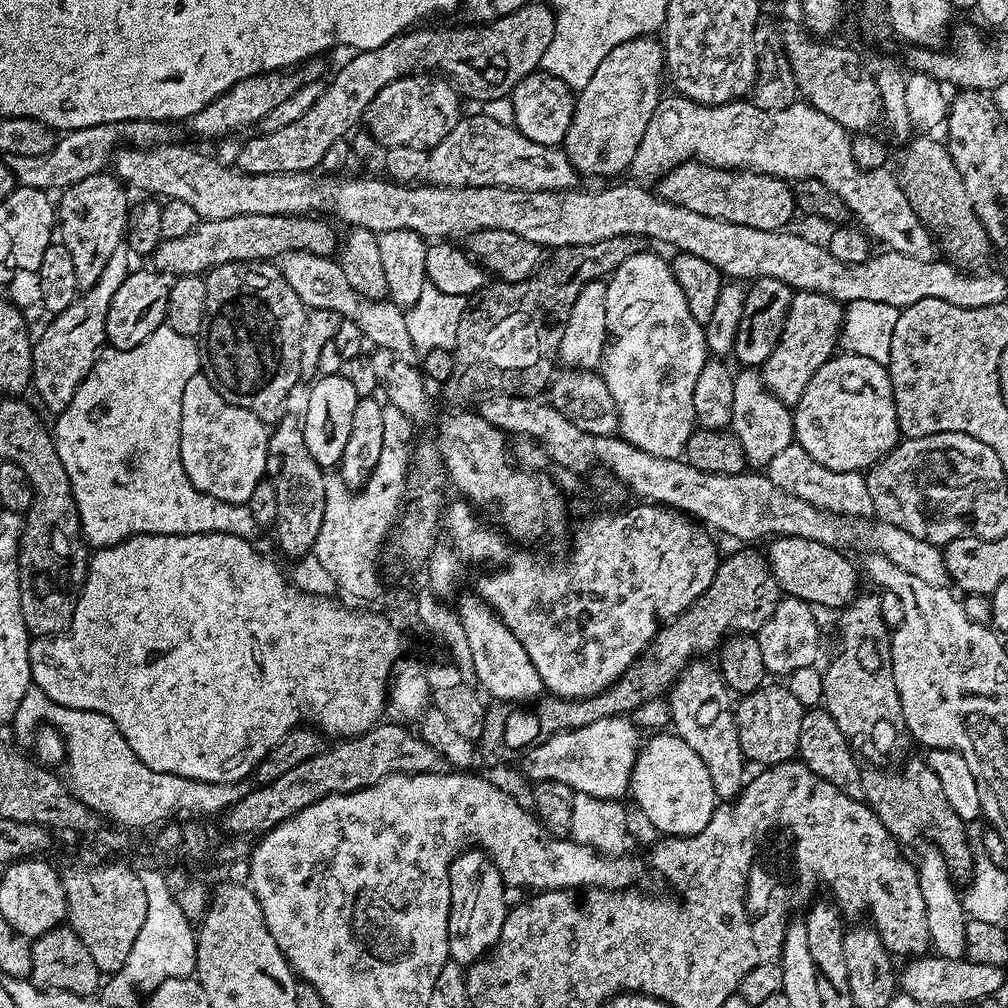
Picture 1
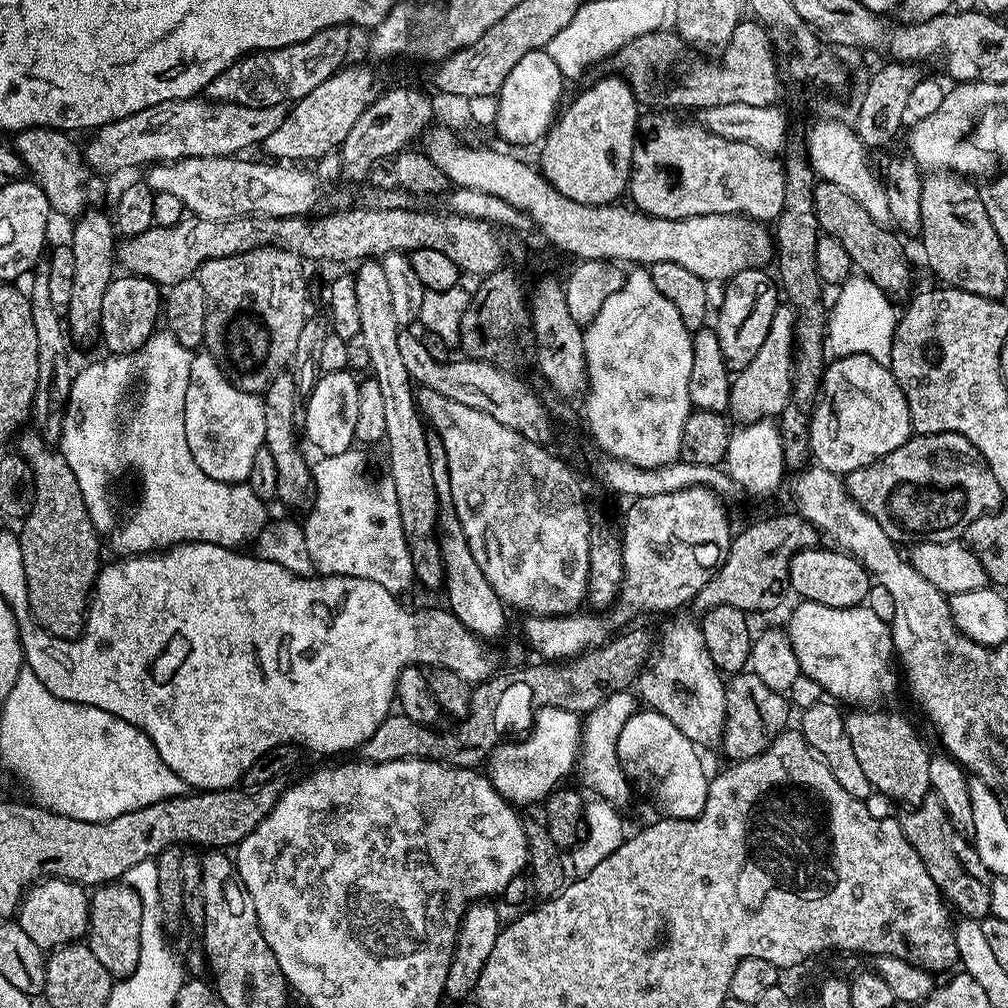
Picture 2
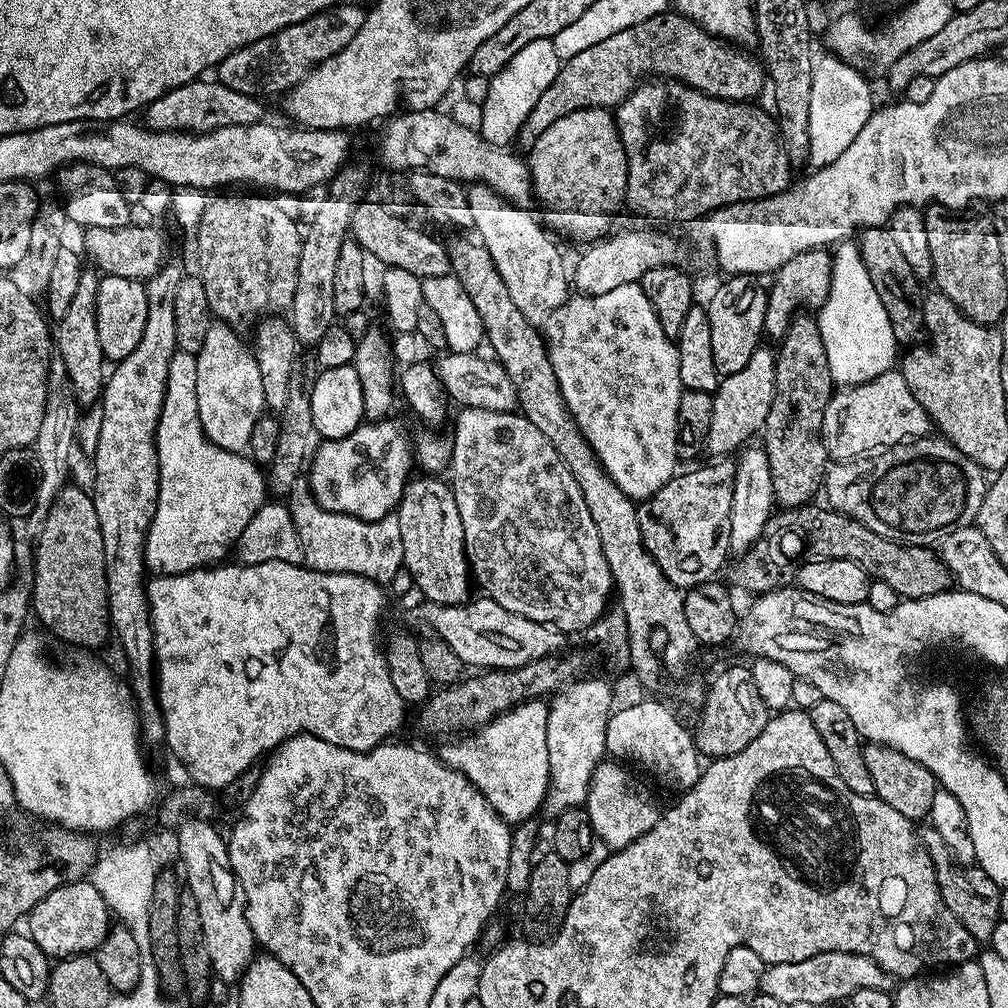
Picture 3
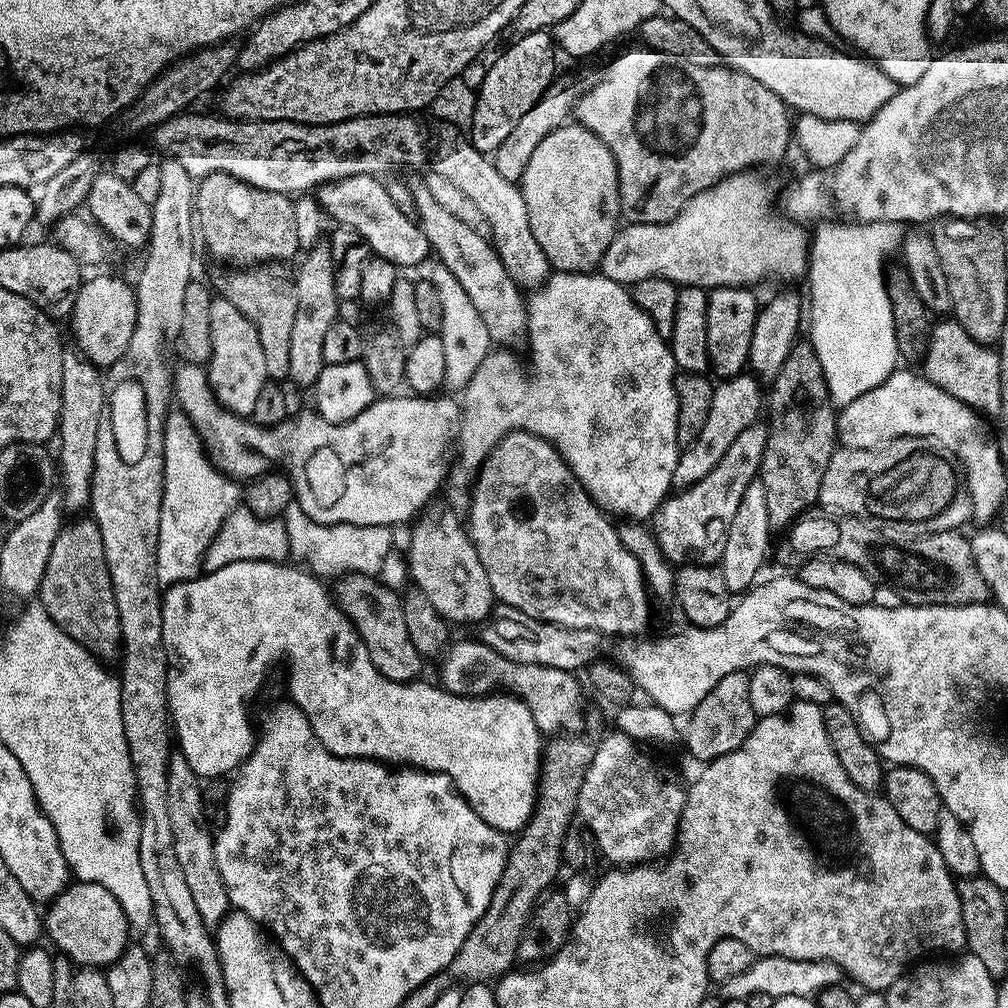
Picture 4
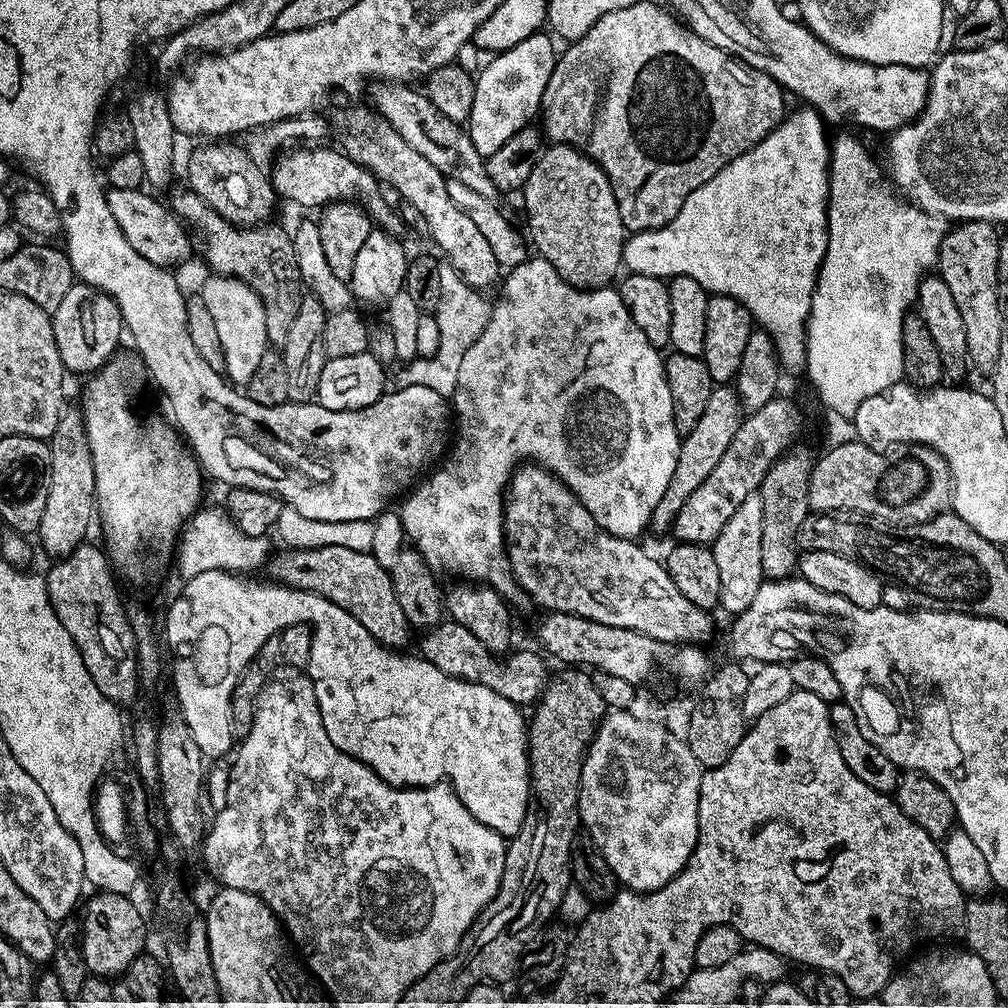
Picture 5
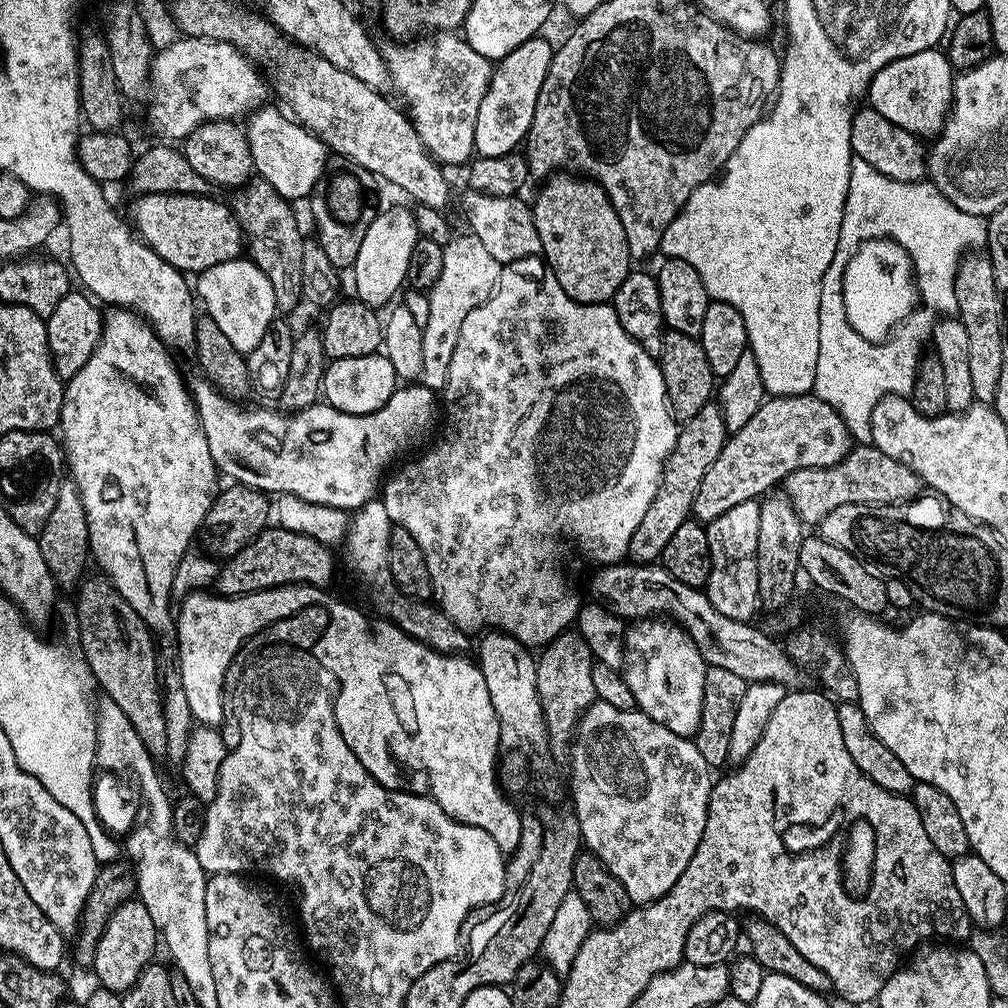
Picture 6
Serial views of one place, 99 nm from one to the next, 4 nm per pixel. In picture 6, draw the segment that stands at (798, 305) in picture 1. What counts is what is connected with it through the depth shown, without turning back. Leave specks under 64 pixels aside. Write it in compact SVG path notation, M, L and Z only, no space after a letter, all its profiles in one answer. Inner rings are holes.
M710 402L698 410L693 420L679 429L674 450L664 464L664 473L658 486L658 494L654 494L654 502L650 502L650 510L642 518L638 530L634 530L634 538L630 538L627 559L634 564L655 564L666 550L666 542L692 516L694 498L698 494L698 486L702 486L702 478L706 478L706 470L722 454L722 446L727 442L730 433L723 420L719 403Z

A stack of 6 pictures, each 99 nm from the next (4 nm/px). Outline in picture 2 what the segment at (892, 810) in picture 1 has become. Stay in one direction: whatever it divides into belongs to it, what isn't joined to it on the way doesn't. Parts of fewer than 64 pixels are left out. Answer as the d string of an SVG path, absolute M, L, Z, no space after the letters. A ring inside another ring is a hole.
M929 794L920 804L909 807L905 812L908 813L899 817L902 834L918 858L922 858L922 866L926 866L926 874L934 878L934 886L938 886L940 895L953 909L956 907L960 911L961 917L981 921L989 915L993 877L986 866L982 866L975 843L950 822L946 806L942 806L935 794Z

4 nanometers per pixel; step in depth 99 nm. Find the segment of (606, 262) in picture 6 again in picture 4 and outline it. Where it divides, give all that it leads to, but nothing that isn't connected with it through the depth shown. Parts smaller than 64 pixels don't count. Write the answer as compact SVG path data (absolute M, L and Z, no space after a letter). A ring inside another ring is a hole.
M578 122L563 124L558 130L546 134L546 138L542 138L542 142L534 150L533 156L530 157L530 162L526 166L522 178L518 181L518 187L522 194L522 198L526 202L526 218L530 218L530 234L534 234L534 242L538 242L538 246L542 246L542 254L546 254L549 265L558 272L595 273L600 267L606 250L612 247L612 239L616 237L617 231L622 224L620 187L618 186L616 159L614 158L614 154L610 154L610 150L606 144L602 142L602 138L598 138L598 134L586 130Z

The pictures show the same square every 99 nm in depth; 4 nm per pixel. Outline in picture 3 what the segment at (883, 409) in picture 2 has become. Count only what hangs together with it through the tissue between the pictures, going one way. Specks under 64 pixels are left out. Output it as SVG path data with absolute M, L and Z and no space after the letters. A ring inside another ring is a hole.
M893 370L874 378L869 384L854 384L833 391L822 422L824 445L833 461L855 460L881 446L903 444L909 438L929 435L926 410L906 386L906 378Z

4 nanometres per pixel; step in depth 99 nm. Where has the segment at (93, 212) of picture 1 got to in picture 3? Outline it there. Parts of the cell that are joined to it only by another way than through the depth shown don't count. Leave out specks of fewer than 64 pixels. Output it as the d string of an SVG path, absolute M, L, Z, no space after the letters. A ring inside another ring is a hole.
M92 266L80 271L74 299L70 302L66 314L62 314L62 318L54 324L54 348L62 366L66 366L72 395L76 397L77 405L80 406L95 405L103 397L106 383L106 361L102 354L102 346L98 343L98 314L96 313L100 277L101 273Z

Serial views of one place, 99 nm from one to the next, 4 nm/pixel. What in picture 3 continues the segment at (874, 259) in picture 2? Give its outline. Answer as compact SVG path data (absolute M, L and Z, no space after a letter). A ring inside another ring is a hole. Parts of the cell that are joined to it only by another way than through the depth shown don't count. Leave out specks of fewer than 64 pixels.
M887 226L863 229L858 236L858 247L860 257L866 266L866 274L870 274L870 282L874 282L874 290L878 290L882 306L886 306L890 330L894 330L897 345L915 345L925 335L925 285L914 274L914 270L910 270L910 262L906 262L906 257L898 251L898 245L894 243L894 234Z

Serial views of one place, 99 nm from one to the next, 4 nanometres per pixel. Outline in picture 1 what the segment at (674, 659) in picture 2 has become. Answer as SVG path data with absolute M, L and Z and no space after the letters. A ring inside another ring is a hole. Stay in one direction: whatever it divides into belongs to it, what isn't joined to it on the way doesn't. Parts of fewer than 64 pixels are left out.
M696 658L683 668L668 688L666 699L675 735L682 737L686 746L690 746L690 750L694 750L698 758L702 758L702 763L710 774L710 782L714 782L717 797L728 802L739 796L740 789L746 783L746 761L738 742L736 713L730 689L721 678L719 667L712 665L711 668L706 661L708 660L704 658Z

